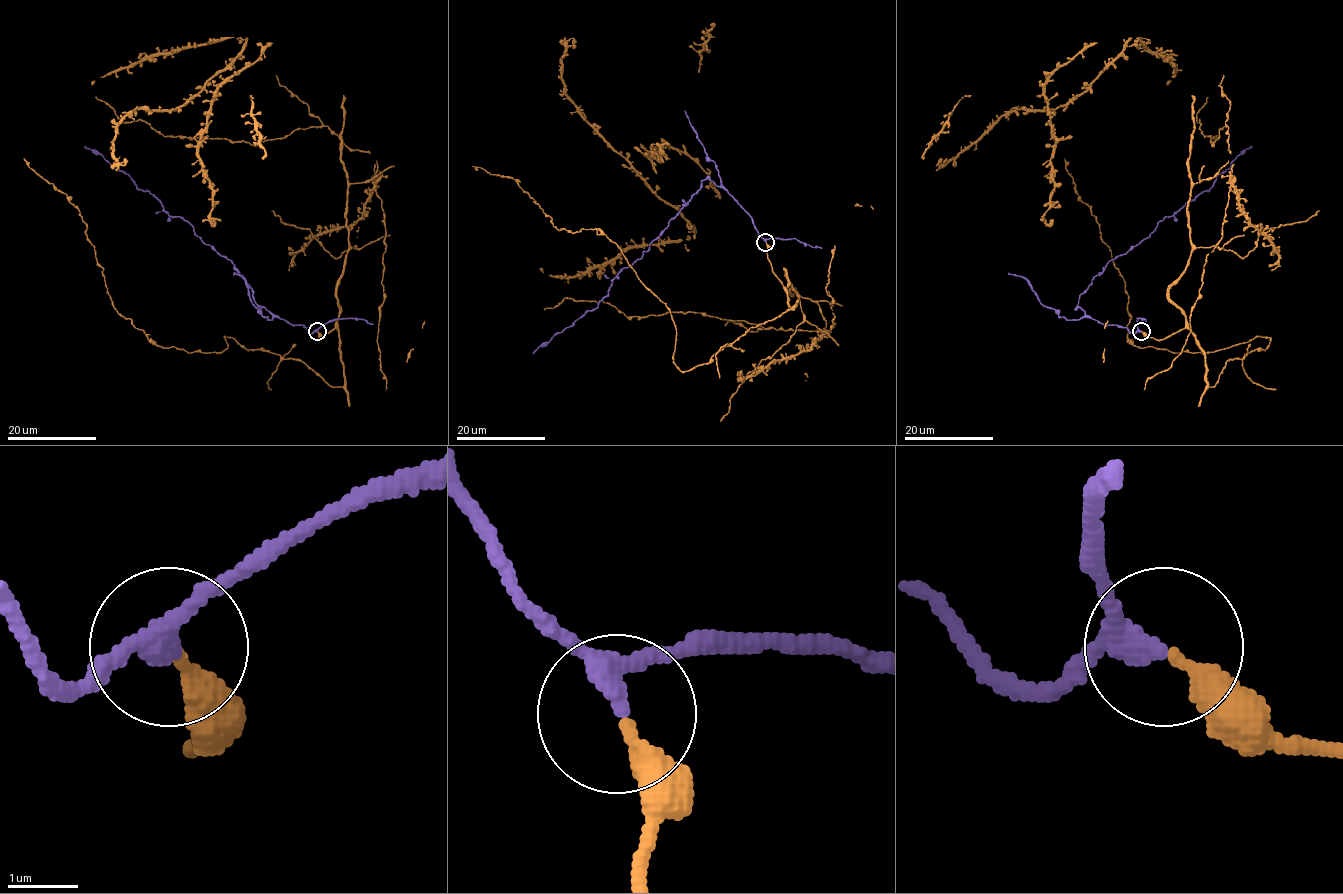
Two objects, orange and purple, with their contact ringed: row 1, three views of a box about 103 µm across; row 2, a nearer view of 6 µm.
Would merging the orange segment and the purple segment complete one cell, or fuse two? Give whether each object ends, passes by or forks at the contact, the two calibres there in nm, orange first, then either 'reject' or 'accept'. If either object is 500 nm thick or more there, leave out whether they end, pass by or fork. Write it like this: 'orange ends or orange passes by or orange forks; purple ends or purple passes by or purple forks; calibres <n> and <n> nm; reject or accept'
orange ends; purple passes by; calibres 280 and 260 nm; accept

